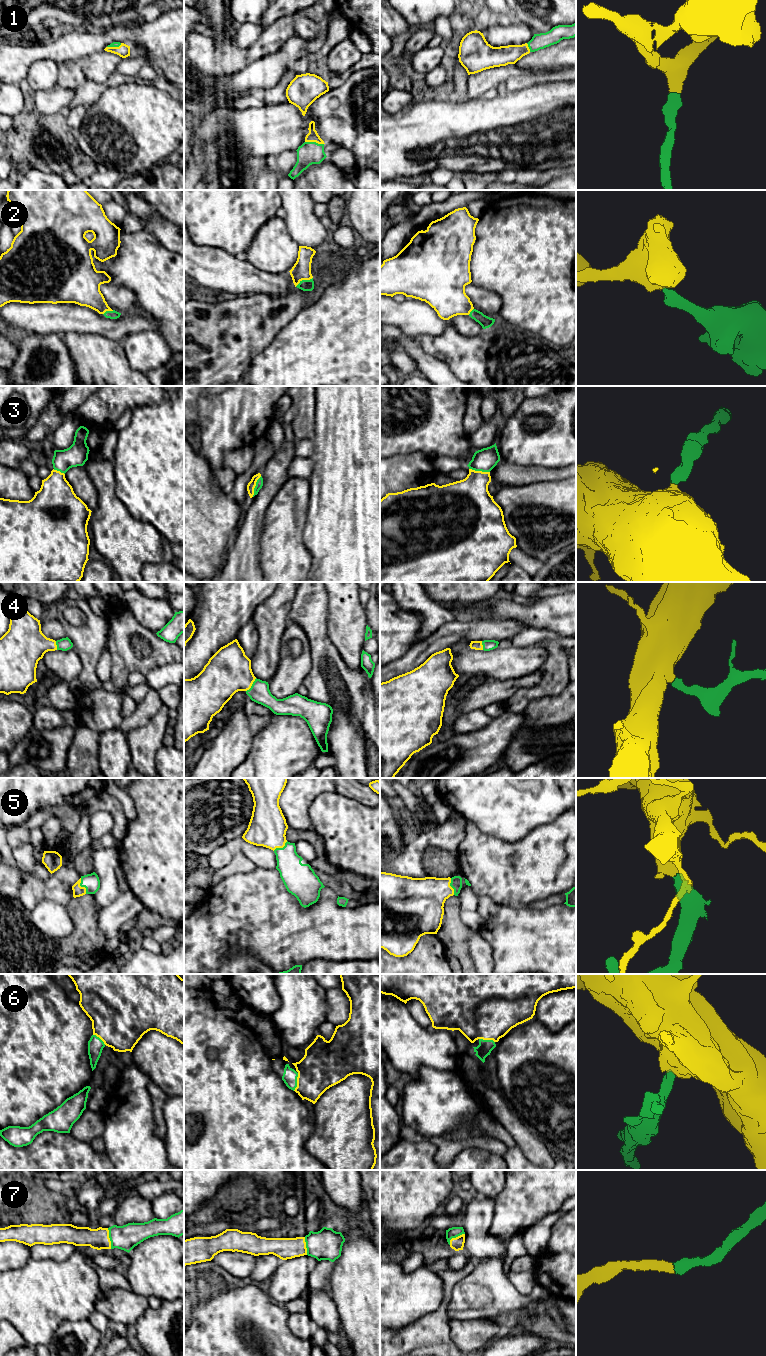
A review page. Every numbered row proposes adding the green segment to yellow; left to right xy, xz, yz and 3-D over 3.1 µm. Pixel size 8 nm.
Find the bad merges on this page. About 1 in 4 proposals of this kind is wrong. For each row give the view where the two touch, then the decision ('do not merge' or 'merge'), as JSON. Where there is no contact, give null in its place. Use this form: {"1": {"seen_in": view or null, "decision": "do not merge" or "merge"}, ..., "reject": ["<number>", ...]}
{"1": {"seen_in": "xz", "decision": "merge"}, "2": {"seen_in": "xz", "decision": "merge"}, "3": {"seen_in": "xz", "decision": "merge"}, "4": {"seen_in": "xz", "decision": "merge"}, "5": {"seen_in": "xy", "decision": "merge"}, "6": {"seen_in": "xz", "decision": "merge"}, "7": {"seen_in": "xy", "decision": "merge"}, "reject": []}

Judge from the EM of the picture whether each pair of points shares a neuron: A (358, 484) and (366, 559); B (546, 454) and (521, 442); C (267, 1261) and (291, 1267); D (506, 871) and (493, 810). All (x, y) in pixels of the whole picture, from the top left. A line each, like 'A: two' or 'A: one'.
A: one
B: one
C: two
D: two

